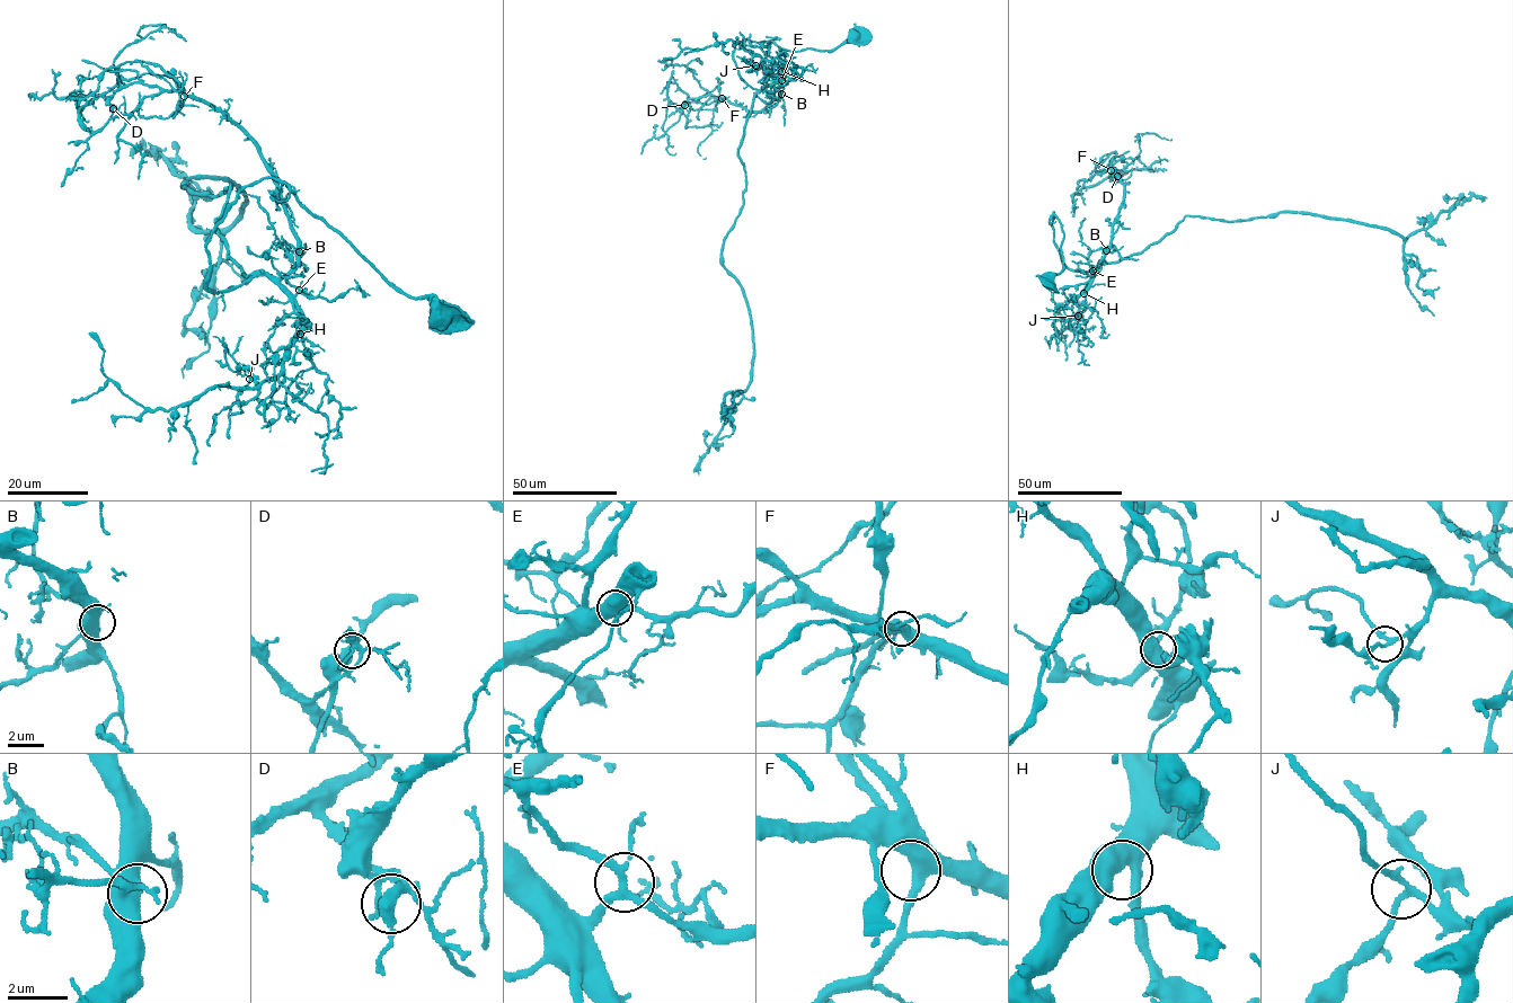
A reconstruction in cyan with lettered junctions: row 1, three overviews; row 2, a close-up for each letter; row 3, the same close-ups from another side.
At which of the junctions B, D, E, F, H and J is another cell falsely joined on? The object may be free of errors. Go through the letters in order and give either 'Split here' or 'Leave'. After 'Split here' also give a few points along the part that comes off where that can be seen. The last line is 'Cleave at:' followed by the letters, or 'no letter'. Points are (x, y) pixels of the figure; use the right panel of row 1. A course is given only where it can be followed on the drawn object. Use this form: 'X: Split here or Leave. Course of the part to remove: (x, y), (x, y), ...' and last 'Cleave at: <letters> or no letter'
B: Leave
D: Split here. Course of the part to remove: (1116, 176), (1139, 153), (1139, 134), (1153, 133), (1170, 140)
E: Leave
F: Leave
H: Leave
J: Leave
Cleave at: D

